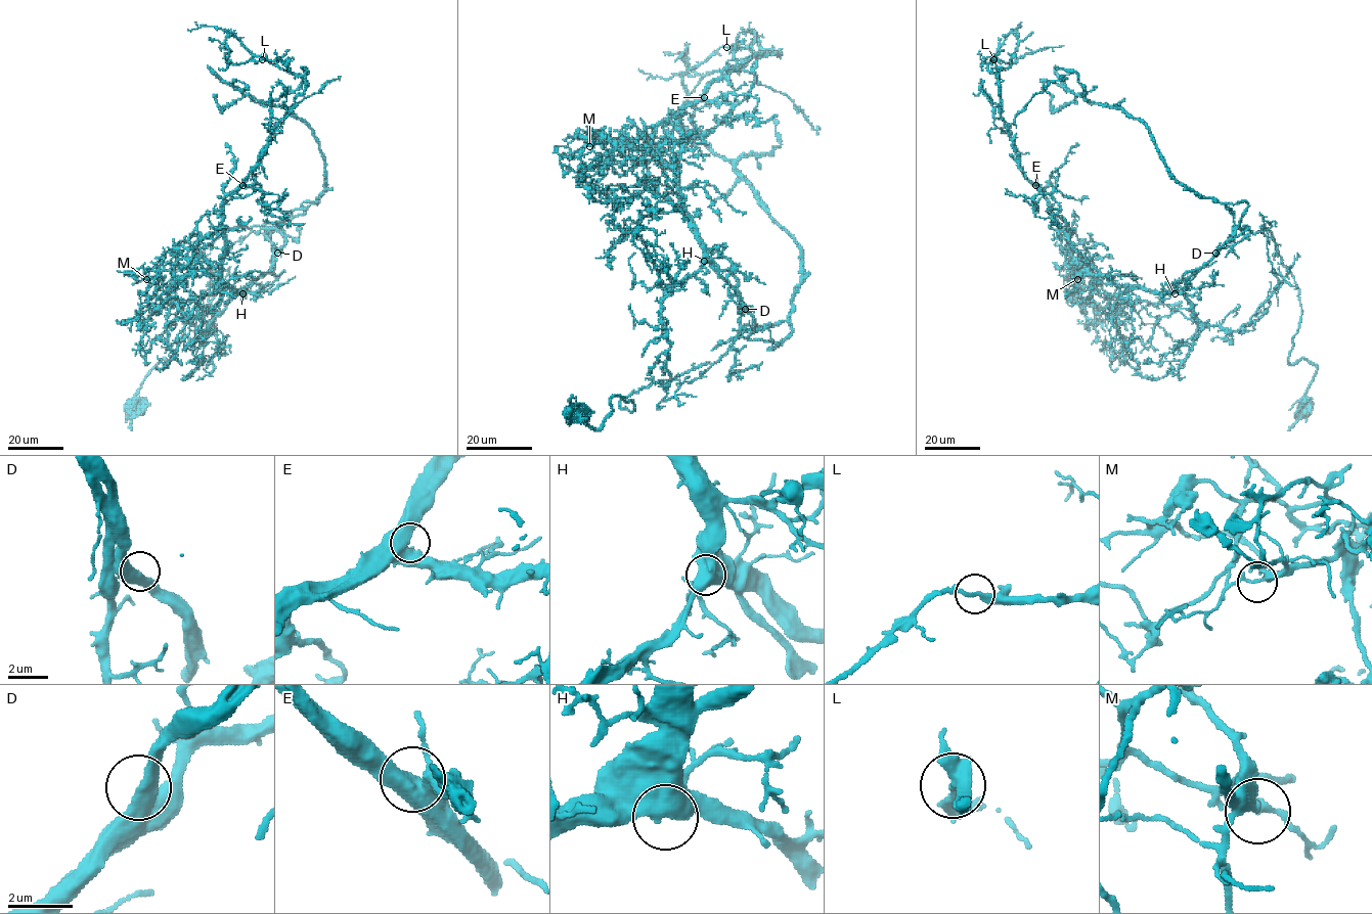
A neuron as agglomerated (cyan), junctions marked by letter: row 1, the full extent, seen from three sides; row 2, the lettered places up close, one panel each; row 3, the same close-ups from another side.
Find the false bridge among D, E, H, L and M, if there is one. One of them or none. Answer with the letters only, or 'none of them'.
M

